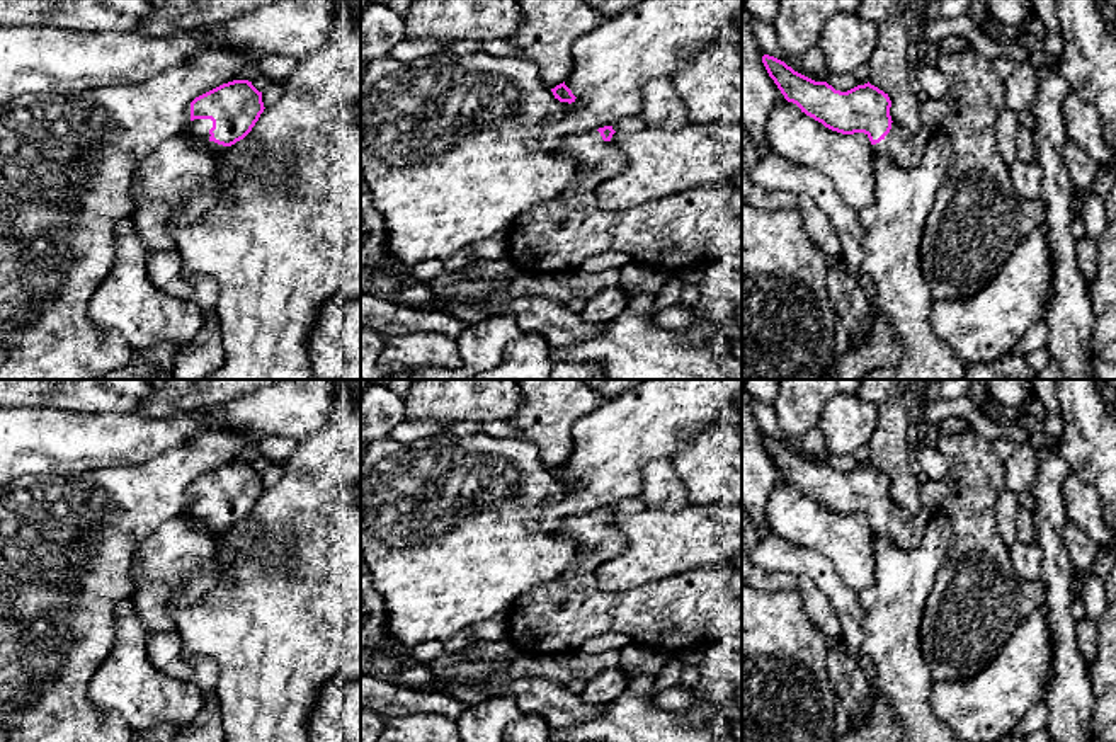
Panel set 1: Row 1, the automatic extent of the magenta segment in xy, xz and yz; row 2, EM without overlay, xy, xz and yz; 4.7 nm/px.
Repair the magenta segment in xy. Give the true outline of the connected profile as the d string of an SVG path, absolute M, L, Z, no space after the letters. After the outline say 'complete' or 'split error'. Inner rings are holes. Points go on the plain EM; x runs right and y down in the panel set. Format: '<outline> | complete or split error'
M233 461L191 483L191 505L182 516L221 536L252 512L264 490L262 473L252 463Z | split error

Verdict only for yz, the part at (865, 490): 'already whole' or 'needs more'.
needs more

